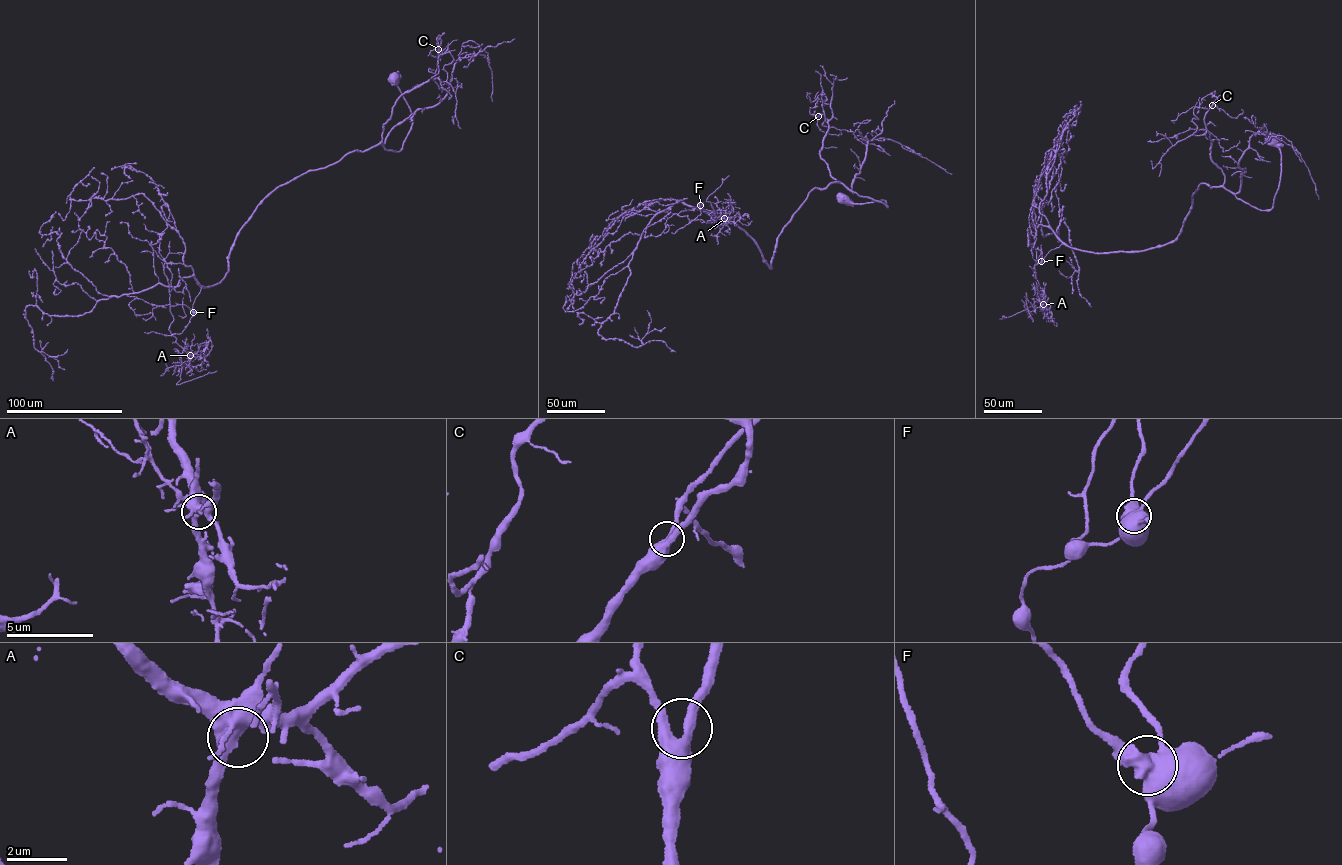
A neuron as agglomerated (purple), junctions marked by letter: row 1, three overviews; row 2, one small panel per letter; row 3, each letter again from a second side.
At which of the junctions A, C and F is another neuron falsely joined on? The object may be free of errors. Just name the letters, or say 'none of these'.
F

